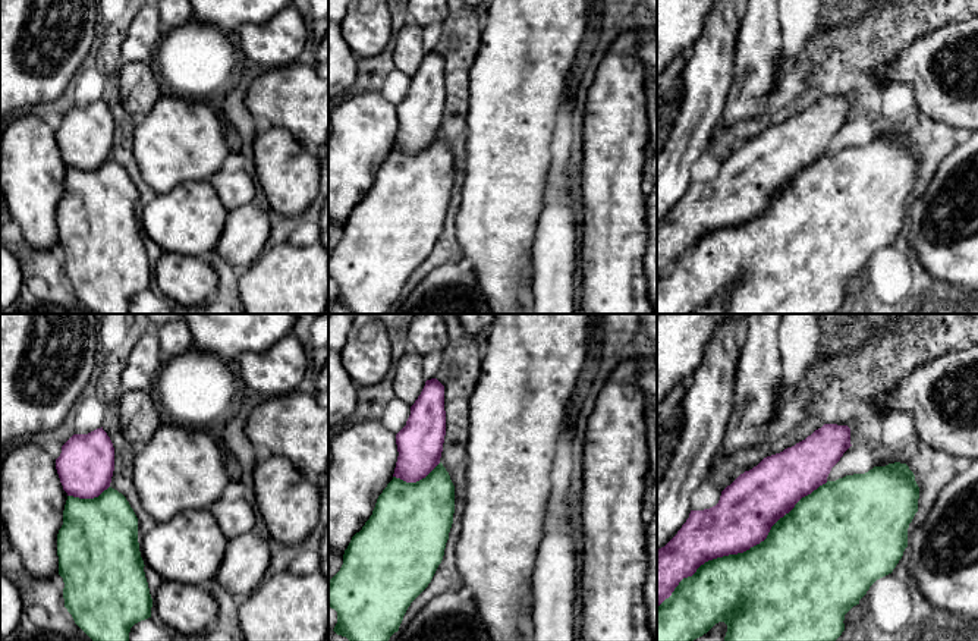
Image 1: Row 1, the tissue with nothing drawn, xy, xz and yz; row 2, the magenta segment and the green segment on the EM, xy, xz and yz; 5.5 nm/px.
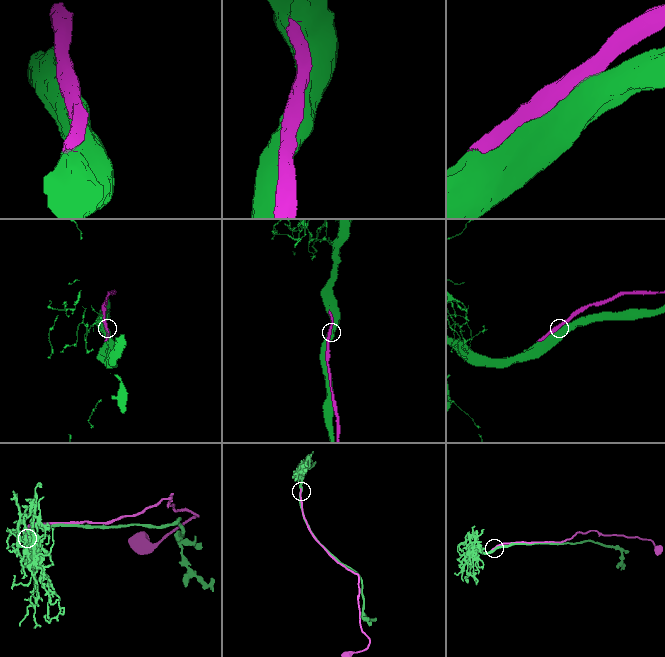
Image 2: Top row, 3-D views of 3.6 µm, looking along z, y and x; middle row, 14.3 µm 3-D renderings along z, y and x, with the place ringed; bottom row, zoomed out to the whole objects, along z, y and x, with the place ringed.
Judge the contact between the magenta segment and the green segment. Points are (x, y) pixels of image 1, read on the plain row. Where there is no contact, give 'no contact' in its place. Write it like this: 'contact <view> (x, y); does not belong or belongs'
contact yz (742, 223); belongs

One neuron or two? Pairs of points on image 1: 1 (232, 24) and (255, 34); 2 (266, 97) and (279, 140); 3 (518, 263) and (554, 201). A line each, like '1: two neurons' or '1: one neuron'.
1: two neurons
2: two neurons
3: two neurons

